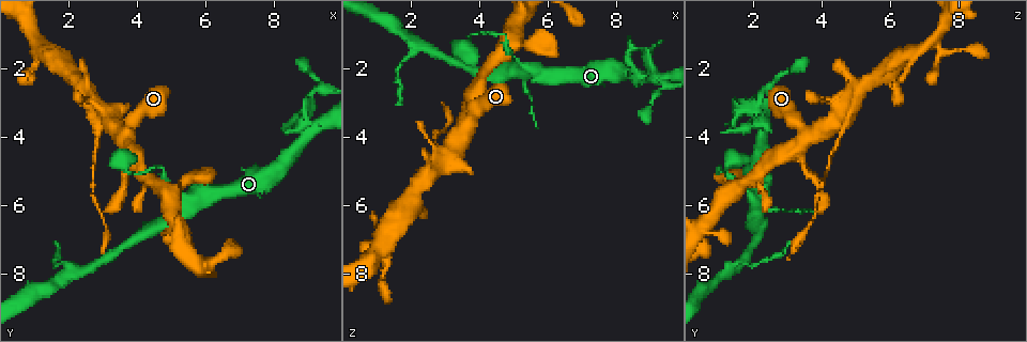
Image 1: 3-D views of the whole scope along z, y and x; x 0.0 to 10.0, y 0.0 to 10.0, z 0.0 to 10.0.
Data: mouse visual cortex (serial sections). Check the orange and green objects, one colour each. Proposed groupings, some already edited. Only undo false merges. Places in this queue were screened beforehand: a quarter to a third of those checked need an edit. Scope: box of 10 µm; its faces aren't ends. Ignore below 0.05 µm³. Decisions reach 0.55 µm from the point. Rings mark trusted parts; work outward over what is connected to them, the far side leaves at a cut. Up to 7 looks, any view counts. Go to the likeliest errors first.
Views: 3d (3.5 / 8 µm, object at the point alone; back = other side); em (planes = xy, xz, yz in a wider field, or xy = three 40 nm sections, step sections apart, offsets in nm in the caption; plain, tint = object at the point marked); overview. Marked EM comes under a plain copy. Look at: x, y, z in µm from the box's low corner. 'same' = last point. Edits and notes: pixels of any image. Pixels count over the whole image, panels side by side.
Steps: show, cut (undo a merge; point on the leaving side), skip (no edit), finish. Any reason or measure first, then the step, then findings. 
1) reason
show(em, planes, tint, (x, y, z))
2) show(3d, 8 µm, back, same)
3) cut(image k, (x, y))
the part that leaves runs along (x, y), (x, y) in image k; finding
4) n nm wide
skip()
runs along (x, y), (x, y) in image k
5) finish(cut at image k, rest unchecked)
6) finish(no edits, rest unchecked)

two arms in line, one across
show(3d, 3.5 µm, (5.50, 5.80, 2.05))

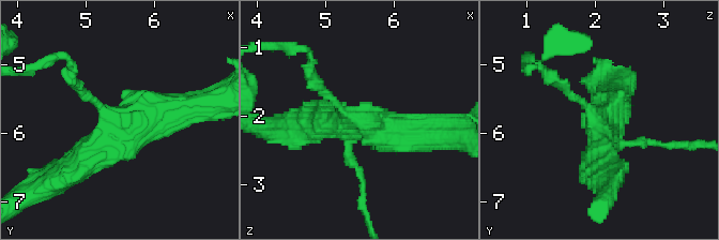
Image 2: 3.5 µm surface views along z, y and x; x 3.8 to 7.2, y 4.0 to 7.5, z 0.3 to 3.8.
need the tissue
show(em, xy, step 3, tint, (5.50, 5.80, 2.05))

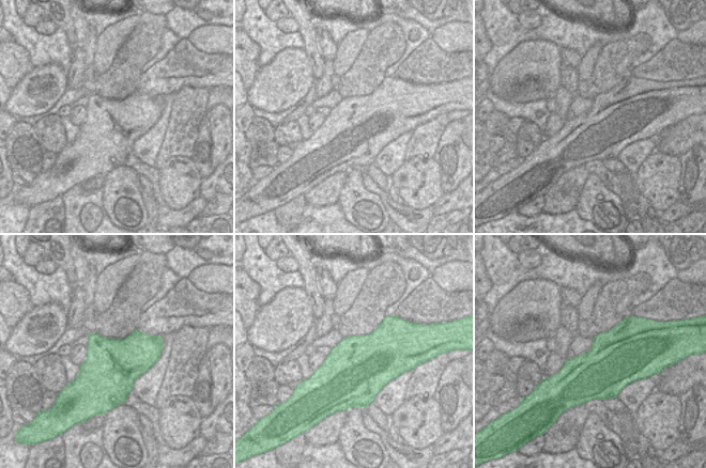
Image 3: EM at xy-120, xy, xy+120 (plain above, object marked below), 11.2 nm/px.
skip()
runs along (195, 105), (152, 111), (73, 168) in image 2; all the same cell

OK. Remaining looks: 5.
sharp bend
show(3d, 8 µm, (2.95, 6.20, 3.80))

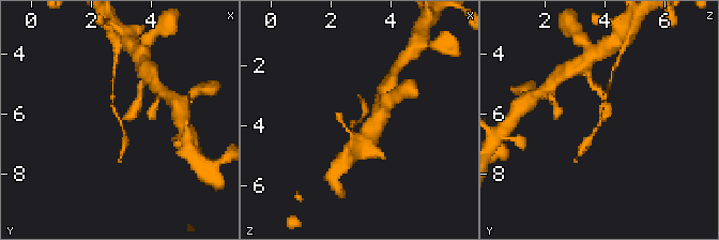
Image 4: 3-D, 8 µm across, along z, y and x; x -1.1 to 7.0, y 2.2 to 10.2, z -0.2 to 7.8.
show(3d, 3.5 µm, same)

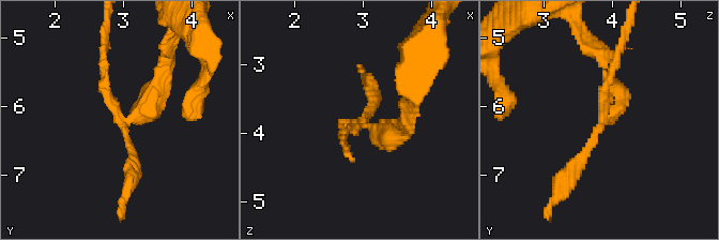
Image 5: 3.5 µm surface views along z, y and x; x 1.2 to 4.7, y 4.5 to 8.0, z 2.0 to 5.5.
shape alone is not enough
show(em, xy, step 1, tint, (2.95, 6.20, 3.85))

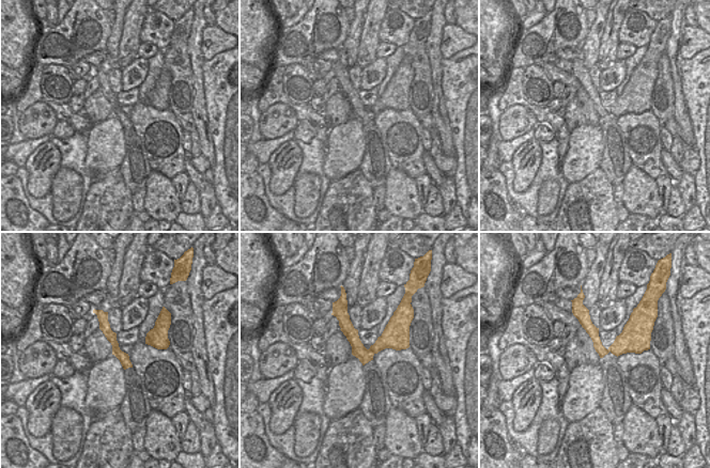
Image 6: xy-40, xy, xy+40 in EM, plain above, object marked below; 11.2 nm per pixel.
cut(image 5, (342, 122))
the part that leaves runs along (363, 123), (372, 88), (360, 69) in image 5; two cells meet here

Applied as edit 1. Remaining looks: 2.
finish(cut at image 5, rest unchecked)

